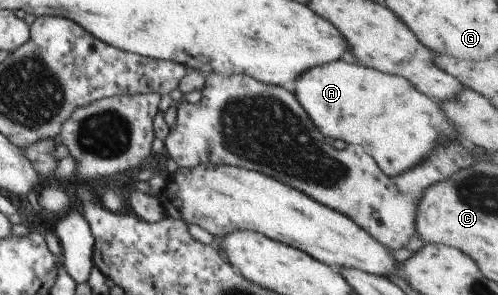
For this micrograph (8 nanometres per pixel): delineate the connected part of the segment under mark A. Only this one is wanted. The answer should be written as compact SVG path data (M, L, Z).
M339 57L303 72L293 86L295 100L323 136L362 146L387 176L420 163L441 143L459 139L463 145L462 137L441 114L438 102L423 96L399 75L382 73Z

